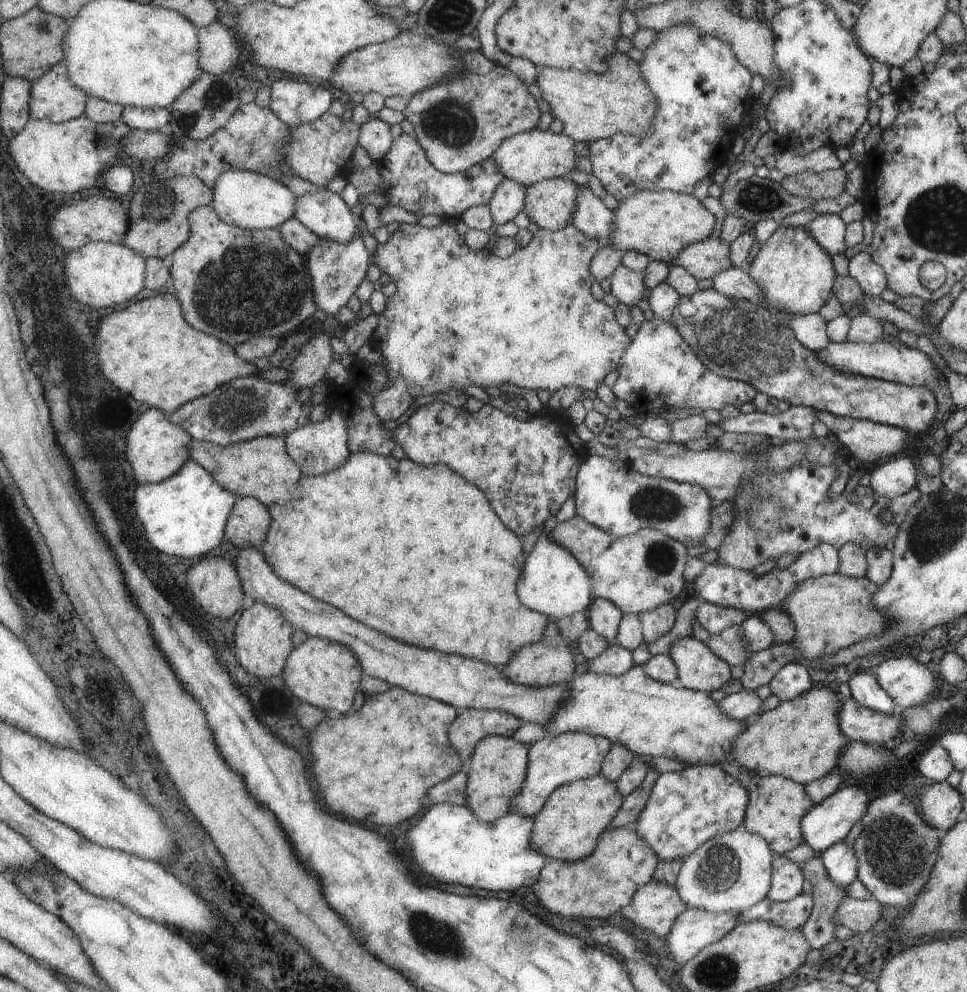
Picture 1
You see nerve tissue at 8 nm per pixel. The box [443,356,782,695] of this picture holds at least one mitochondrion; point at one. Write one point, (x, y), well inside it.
(654, 502)

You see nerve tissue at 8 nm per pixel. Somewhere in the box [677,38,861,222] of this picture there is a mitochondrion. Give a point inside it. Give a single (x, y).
(757, 198)

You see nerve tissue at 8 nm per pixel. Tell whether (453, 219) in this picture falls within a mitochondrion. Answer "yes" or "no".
no

